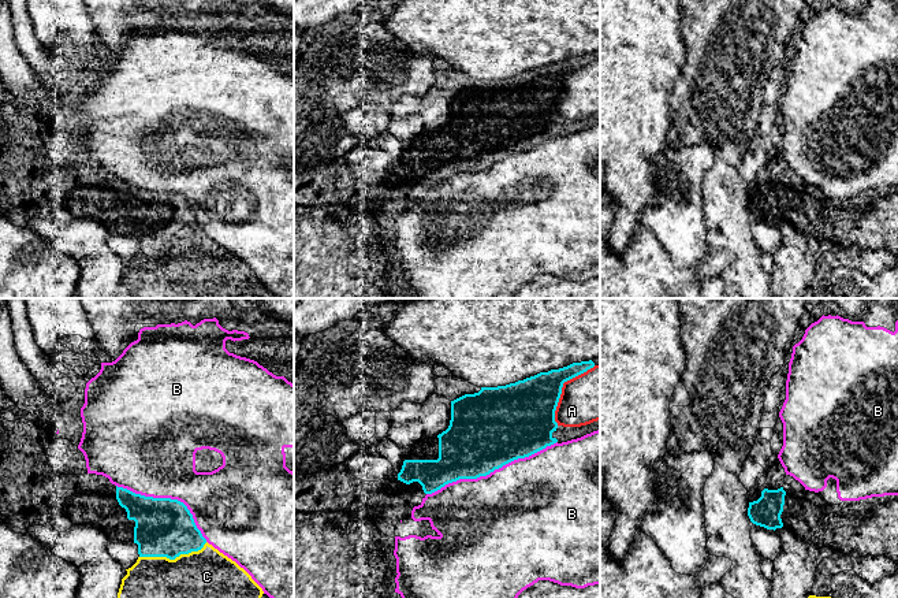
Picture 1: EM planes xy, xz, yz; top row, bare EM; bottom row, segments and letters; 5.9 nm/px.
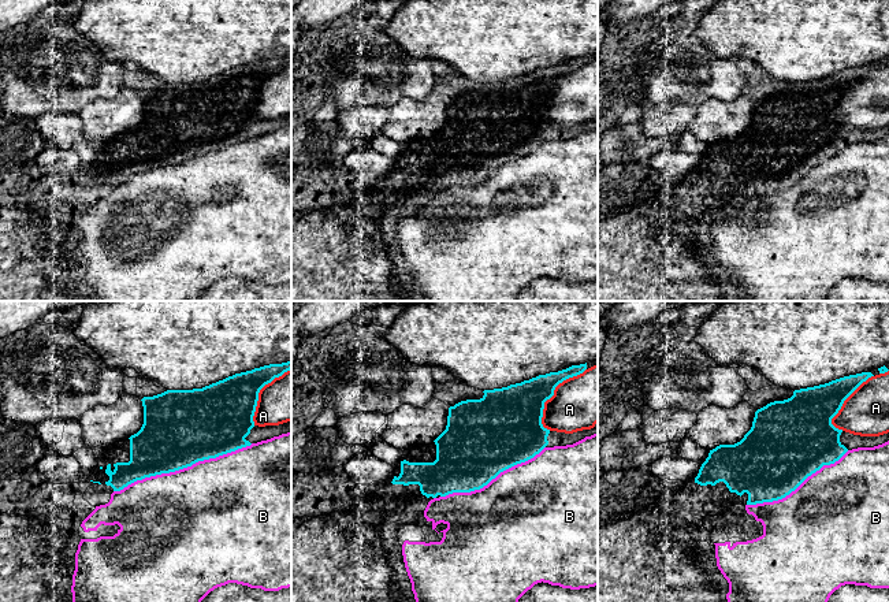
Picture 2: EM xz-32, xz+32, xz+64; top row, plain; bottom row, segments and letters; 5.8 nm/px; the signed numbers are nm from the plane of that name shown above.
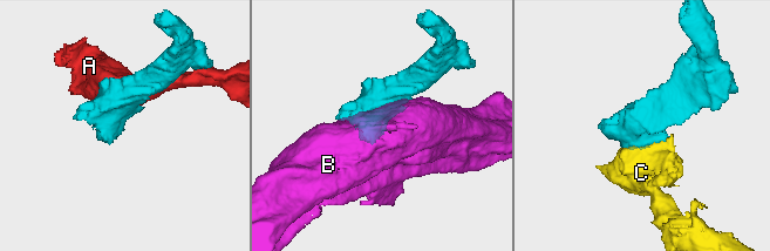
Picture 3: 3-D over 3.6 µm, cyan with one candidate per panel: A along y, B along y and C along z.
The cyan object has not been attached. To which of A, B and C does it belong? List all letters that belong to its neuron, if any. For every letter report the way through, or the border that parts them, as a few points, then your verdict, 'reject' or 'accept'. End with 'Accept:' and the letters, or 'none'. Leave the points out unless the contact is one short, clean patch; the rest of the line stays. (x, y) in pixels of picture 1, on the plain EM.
A: reject
B: reject
C: reject
Accept: none

